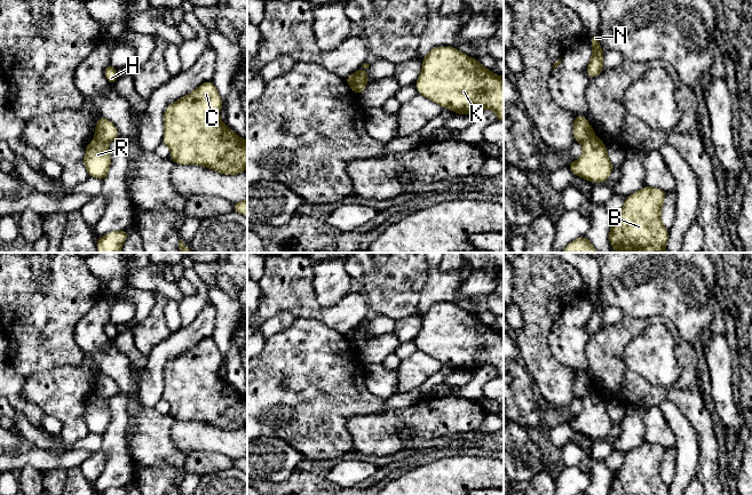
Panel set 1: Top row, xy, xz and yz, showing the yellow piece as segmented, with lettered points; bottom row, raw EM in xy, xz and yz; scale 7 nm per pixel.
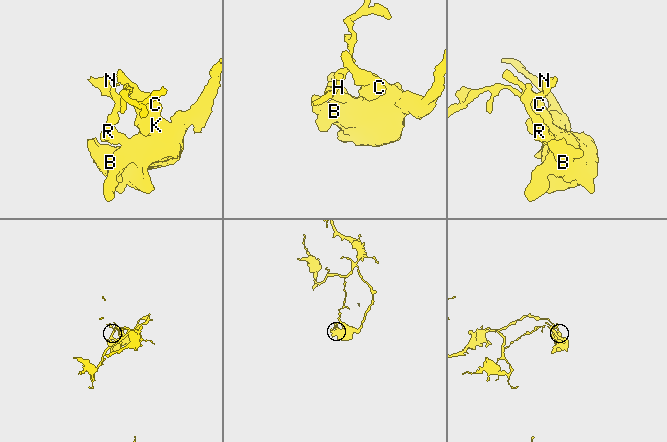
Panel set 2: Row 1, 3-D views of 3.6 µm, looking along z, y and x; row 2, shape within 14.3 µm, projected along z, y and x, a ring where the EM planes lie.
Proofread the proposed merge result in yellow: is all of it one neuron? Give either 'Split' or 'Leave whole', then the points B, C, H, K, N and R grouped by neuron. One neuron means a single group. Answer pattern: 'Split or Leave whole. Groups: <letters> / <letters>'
Split. Groups: B C K R / H N

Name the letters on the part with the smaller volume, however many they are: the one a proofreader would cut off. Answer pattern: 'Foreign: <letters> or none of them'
Foreign: H, N

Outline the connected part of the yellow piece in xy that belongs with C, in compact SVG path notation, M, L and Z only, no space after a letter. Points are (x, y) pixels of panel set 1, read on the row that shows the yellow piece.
M211 80L166 107L163 142L169 147L171 159L175 163L199 165L225 175L237 175L246 170L247 141L242 139L220 120L222 103Z

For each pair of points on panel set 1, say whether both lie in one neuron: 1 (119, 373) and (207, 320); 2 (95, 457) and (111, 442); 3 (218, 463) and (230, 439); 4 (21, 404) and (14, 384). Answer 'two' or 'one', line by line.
1: two
2: two
3: two
4: one

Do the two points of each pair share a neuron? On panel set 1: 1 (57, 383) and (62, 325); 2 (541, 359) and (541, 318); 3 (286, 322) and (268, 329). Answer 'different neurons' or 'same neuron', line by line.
1: different neurons
2: same neuron
3: same neuron

